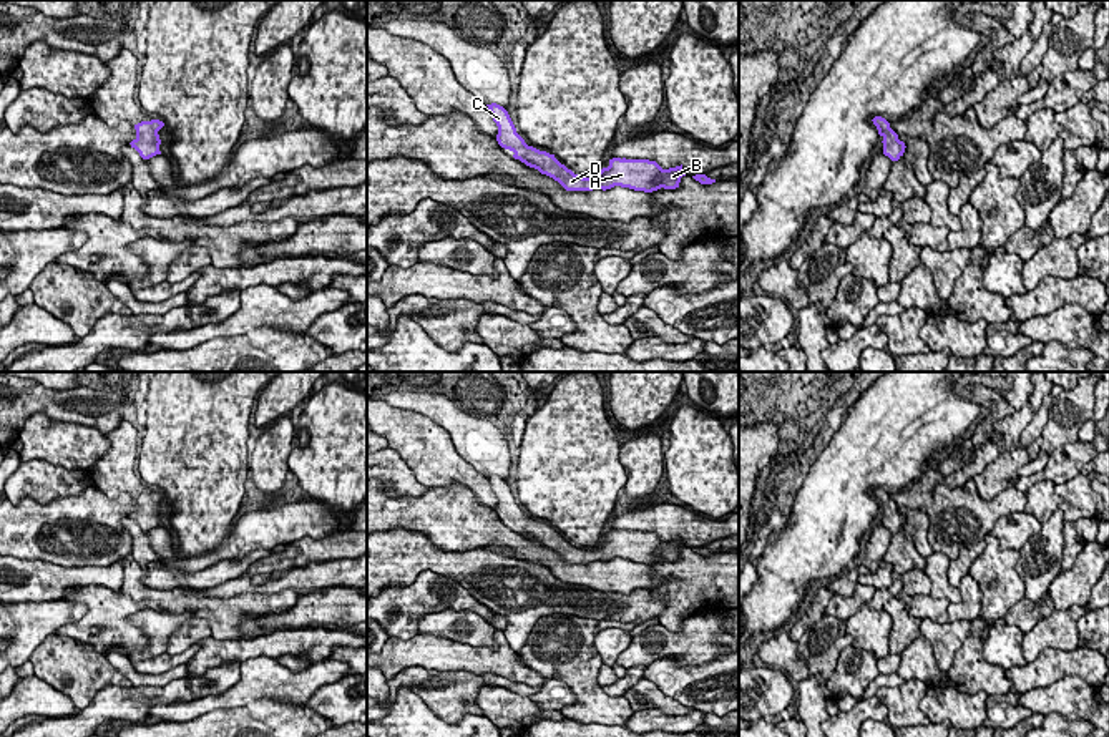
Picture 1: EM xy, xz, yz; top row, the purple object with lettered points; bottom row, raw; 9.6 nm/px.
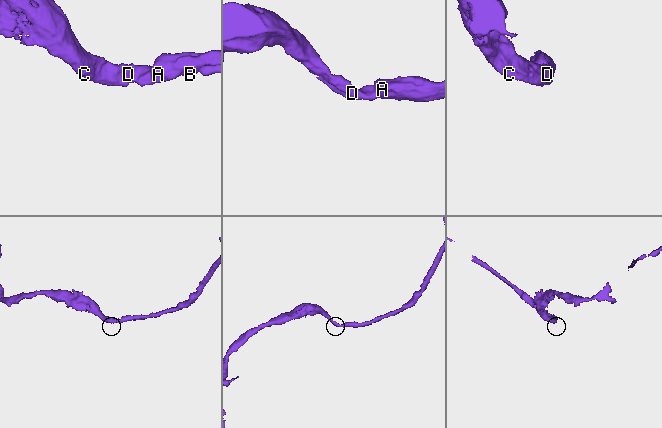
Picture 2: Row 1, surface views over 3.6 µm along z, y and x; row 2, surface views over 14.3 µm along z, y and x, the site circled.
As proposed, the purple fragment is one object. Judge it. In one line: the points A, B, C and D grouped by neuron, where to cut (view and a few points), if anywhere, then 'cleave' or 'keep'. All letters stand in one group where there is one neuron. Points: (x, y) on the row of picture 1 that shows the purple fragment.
A B C D | no cut | keep

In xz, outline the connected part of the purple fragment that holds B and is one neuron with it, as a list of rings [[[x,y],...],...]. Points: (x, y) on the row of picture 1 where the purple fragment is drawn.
[[[496,103],[486,106],[498,126],[498,144],[513,151],[515,159],[520,159],[526,166],[558,181],[566,191],[606,191],[621,186],[634,191],[652,193],[661,188],[676,189],[679,188],[681,178],[686,176],[682,164],[662,169],[656,161],[649,159],[613,158],[609,159],[609,166],[603,168],[596,176],[583,178],[561,164],[554,154],[528,146],[516,133],[516,128],[503,106]]]

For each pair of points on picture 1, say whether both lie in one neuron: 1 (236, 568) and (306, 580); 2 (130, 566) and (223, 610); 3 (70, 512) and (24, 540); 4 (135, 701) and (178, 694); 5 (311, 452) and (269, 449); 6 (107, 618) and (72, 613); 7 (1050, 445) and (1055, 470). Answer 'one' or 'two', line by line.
1: two
2: one
3: one
4: one
5: two
6: two
7: two

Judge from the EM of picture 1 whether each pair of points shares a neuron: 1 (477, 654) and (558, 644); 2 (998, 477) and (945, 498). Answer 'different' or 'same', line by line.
1: different
2: different

